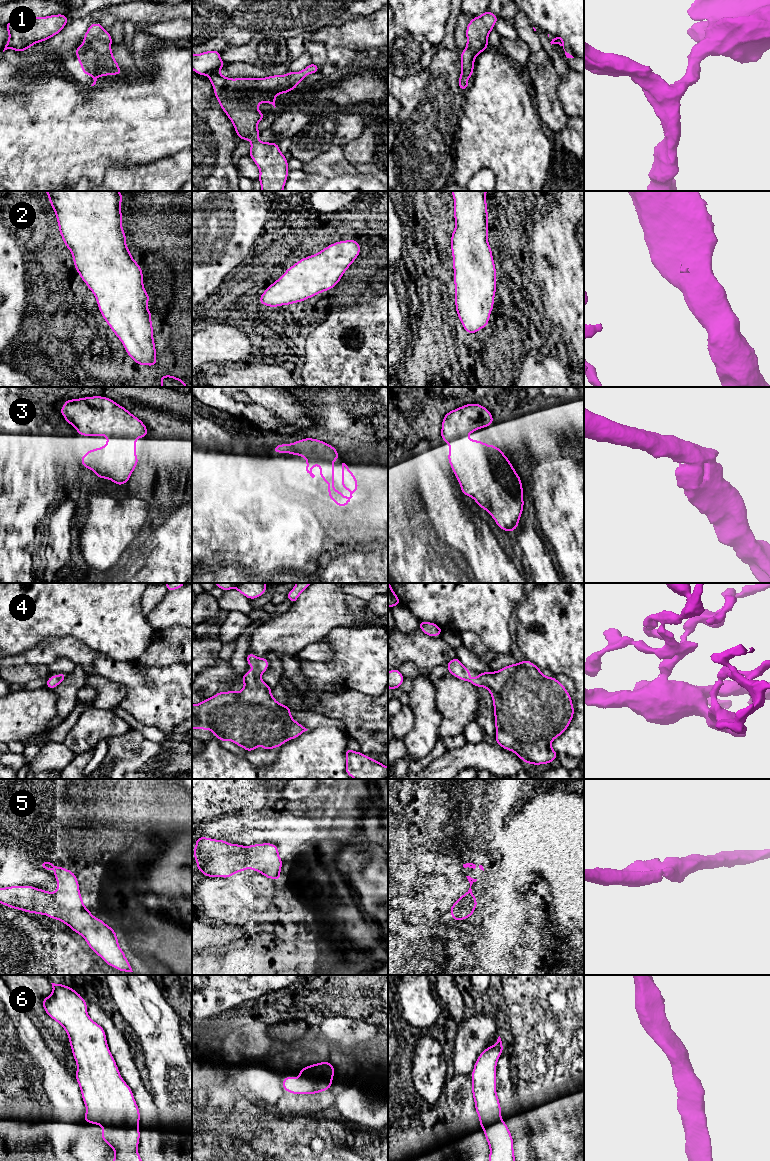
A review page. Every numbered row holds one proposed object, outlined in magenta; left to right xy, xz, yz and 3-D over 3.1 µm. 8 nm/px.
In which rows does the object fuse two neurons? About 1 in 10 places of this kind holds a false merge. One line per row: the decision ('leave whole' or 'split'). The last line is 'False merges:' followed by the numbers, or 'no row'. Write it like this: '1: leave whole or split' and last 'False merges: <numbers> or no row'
1: leave whole
2: leave whole
3: leave whole
4: leave whole
5: leave whole
6: leave whole
False merges: no row

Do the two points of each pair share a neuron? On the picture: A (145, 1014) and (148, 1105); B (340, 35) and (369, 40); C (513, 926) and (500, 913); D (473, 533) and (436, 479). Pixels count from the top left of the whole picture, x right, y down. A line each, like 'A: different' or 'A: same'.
A: different
B: same
C: same
D: same

